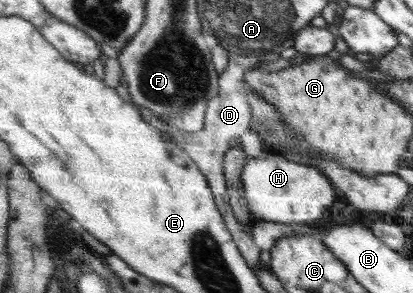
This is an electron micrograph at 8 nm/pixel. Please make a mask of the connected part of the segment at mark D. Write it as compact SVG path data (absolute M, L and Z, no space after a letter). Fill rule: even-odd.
M229 52L228 66L219 75L219 91L215 99L209 100L207 110L205 110L205 128L203 131L188 132L185 140L179 140L179 146L193 159L196 160L200 170L205 174L212 192L215 194L215 202L217 209L223 214L224 221L232 233L233 240L239 246L240 252L244 255L244 259L252 268L258 268L258 264L262 264L259 259L261 248L259 248L252 239L250 232L242 229L242 224L235 219L231 200L228 196L228 188L223 172L223 158L225 153L231 149L231 142L243 136L244 132L252 129L252 110L246 95L246 83L244 83L244 74L257 64L257 60L261 58L259 55L233 54Z

